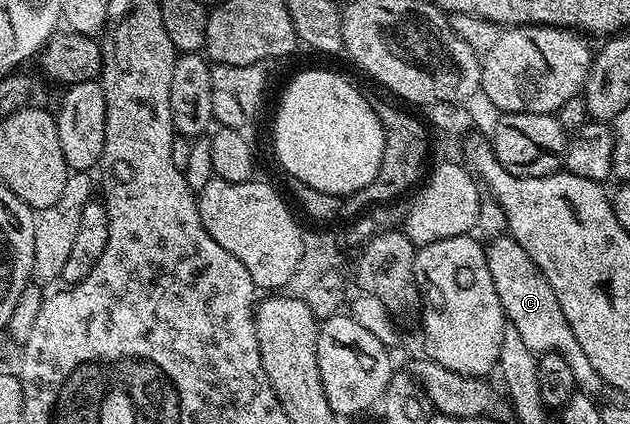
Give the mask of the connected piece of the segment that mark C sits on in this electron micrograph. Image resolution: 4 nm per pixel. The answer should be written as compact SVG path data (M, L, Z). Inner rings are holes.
M498 235L493 238L491 245L485 246L488 259L488 271L492 271L492 283L496 283L496 291L500 295L502 310L506 312L506 320L520 331L520 339L528 343L528 347L535 354L559 353L568 359L572 366L572 375L576 375L579 390L591 395L598 395L604 389L604 382L600 371L592 367L588 355L584 355L584 347L580 347L579 340L564 319L564 311L560 311L560 299L556 299L556 291L548 283L548 279L532 263L528 251L516 243L516 239L509 235Z

